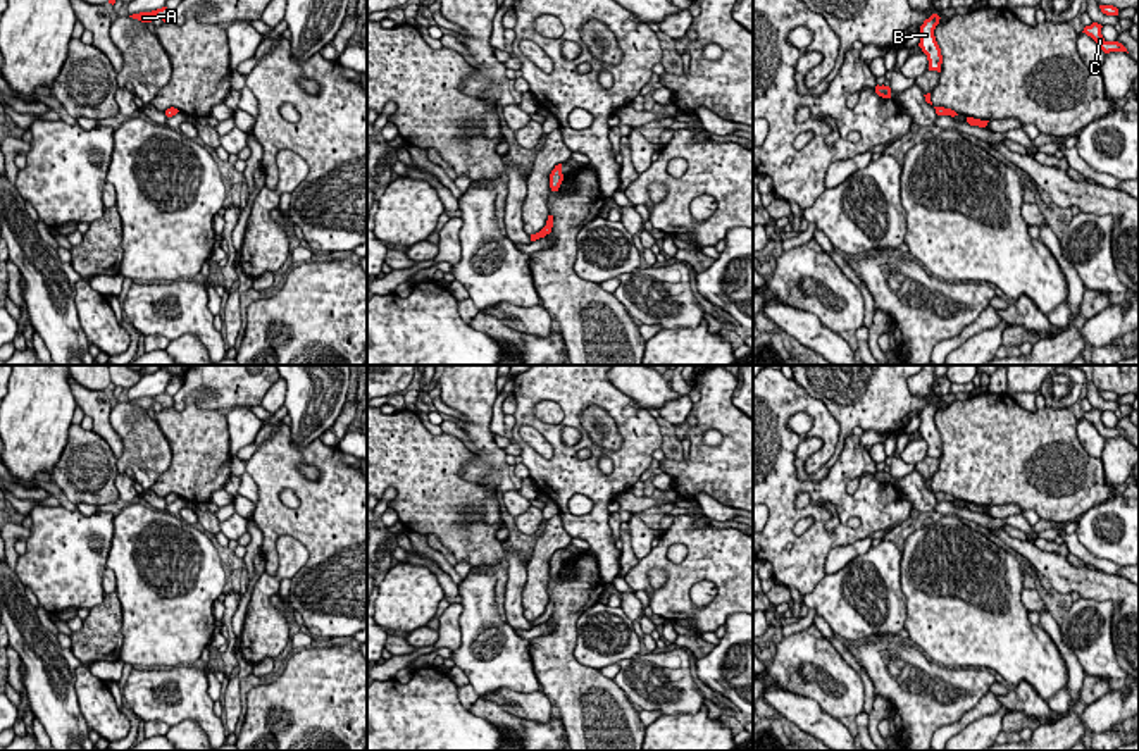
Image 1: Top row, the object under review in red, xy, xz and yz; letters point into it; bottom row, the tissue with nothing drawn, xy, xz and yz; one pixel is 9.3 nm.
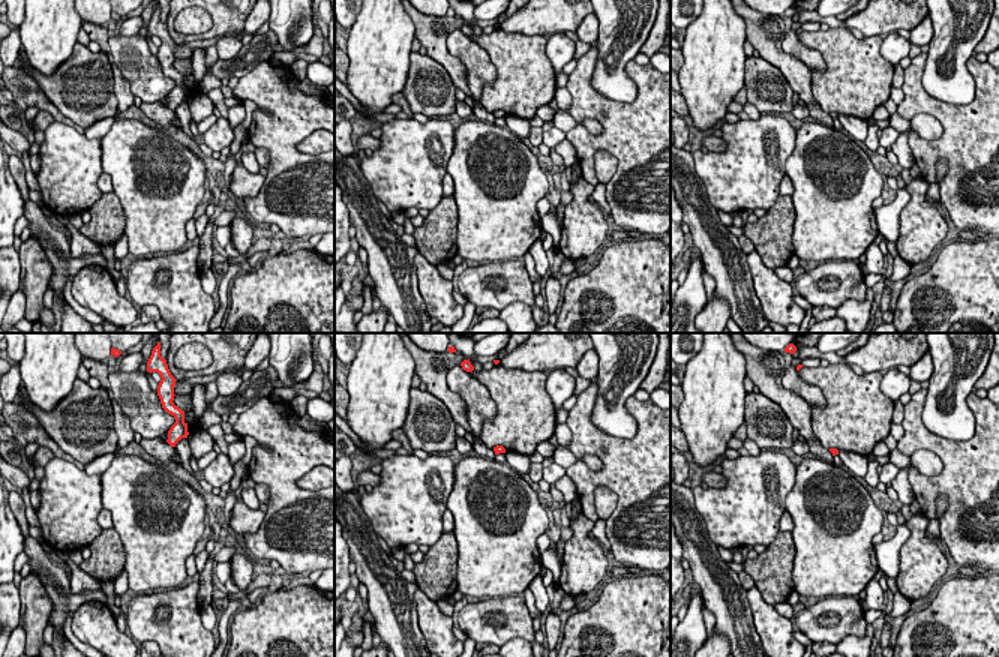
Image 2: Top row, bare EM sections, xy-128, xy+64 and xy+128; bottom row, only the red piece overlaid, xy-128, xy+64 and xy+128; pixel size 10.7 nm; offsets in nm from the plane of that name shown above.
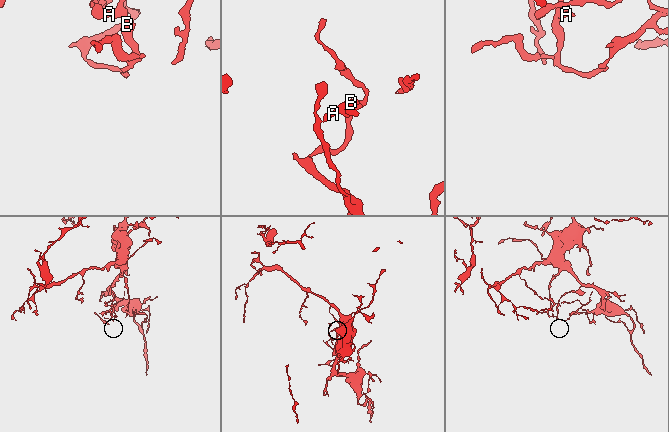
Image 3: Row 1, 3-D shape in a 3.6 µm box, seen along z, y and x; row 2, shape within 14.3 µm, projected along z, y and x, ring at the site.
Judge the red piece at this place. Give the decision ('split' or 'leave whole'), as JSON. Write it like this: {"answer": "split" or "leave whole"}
{"answer": "split"}

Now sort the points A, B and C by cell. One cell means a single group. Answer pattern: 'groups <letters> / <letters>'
groups A B / C

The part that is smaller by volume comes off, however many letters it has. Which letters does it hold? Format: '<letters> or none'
C

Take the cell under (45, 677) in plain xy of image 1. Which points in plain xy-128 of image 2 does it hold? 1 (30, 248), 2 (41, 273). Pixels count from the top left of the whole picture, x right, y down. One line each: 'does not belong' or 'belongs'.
1: does not belong
2: does not belong

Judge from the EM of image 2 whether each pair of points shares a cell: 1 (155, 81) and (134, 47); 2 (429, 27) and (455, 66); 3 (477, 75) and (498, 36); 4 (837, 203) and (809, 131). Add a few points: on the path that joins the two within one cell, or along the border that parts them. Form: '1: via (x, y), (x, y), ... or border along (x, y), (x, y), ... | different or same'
1: via (146, 72), (134, 60), (134, 56) | same
2: via (434, 38), (437, 50), (444, 57) | same
3: border along (468, 36), (495, 68), (495, 78), (483, 89) | different
4: via (818, 189), (804, 174), (803, 150) | same

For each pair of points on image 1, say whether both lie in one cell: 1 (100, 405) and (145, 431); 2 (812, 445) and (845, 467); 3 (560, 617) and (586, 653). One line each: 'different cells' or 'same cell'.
1: different cells
2: different cells
3: different cells

